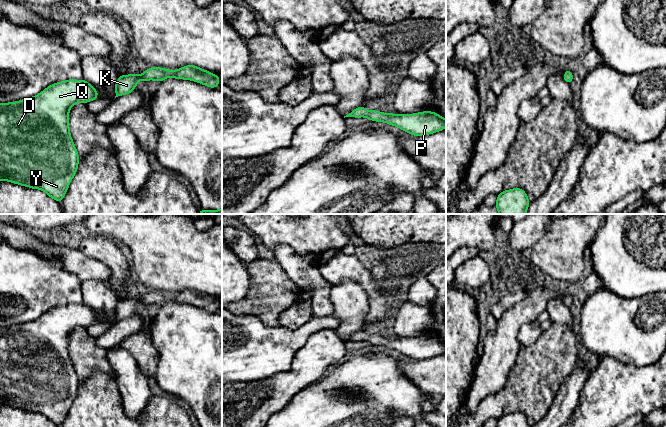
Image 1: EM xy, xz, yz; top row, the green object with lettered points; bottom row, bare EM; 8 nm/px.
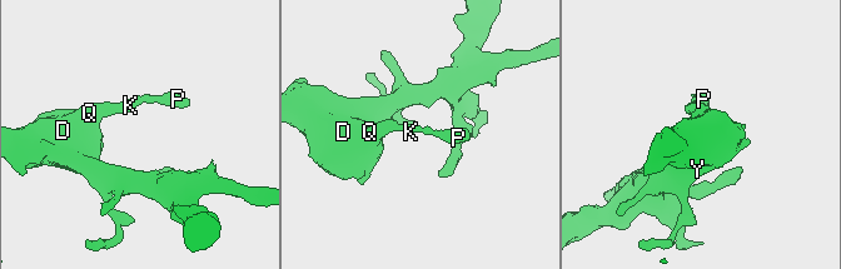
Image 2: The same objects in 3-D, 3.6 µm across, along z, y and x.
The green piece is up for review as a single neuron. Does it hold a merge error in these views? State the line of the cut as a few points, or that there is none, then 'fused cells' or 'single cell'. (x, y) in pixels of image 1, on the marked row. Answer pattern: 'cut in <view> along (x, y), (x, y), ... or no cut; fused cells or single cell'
no cut; single cell

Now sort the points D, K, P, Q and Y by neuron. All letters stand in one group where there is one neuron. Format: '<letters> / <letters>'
D K P Q Y

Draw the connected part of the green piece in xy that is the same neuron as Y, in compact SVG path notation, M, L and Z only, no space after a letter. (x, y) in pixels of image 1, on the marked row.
M69 79L48 86L36 96L0 103L0 181L42 190L60 203L79 164L79 155L70 134L69 110L76 103L88 103L95 99L98 99L98 91L90 83L84 79Z

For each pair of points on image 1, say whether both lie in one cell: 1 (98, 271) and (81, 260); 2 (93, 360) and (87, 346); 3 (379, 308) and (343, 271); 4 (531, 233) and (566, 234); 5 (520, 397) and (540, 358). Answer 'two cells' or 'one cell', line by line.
1: one cell
2: one cell
3: one cell
4: two cells
5: one cell

